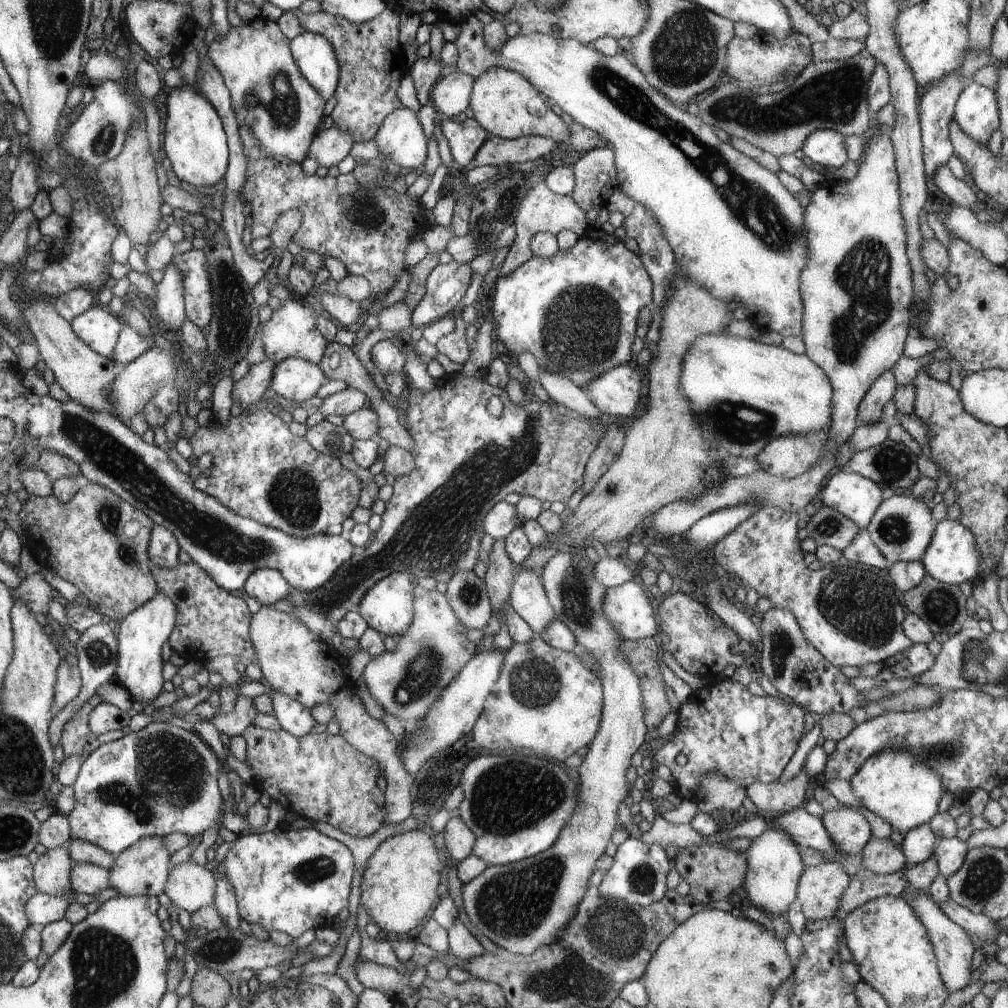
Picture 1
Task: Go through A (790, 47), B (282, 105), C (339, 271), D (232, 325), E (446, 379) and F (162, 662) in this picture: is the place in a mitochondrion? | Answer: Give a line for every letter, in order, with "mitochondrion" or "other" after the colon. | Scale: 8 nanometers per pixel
A: other
B: mitochondrion
C: other
D: mitochondrion
E: other
F: other

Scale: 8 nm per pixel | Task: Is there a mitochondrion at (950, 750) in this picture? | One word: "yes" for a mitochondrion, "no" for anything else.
yes

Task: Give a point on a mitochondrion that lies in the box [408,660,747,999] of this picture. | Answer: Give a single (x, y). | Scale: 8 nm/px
(512, 904)

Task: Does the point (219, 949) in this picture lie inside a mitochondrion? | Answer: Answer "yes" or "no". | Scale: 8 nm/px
yes

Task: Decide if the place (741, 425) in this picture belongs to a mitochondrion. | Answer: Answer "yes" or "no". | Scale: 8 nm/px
yes

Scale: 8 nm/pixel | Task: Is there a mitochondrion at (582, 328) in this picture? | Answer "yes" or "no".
yes

